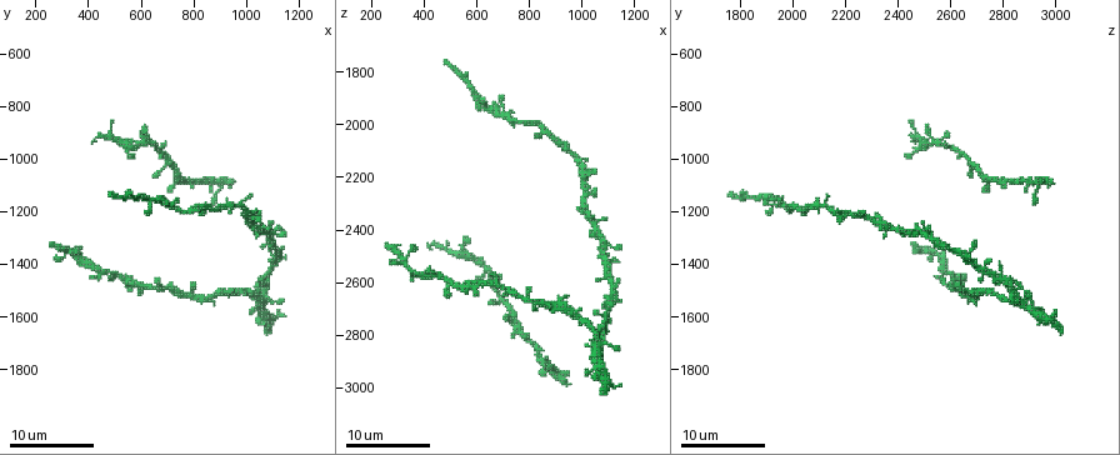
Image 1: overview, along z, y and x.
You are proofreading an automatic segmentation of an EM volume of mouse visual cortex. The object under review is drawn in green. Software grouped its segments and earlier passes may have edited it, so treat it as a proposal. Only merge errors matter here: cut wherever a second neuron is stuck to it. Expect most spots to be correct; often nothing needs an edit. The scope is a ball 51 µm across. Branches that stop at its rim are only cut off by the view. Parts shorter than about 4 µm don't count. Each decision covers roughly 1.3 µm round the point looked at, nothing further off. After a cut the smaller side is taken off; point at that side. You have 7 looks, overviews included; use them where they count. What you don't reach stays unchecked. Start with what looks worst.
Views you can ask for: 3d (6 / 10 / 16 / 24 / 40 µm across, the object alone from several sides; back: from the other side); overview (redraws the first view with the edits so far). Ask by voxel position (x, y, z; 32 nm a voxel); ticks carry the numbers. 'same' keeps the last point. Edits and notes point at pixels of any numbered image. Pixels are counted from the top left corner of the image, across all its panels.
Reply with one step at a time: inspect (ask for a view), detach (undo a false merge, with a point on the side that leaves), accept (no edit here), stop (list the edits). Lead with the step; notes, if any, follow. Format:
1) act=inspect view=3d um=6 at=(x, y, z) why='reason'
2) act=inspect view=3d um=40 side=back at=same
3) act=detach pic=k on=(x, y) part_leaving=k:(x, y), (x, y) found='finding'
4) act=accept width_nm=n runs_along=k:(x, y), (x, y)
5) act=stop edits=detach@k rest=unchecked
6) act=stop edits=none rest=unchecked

act=inspect view=3d um=24 at=(1120, 1370, 2660)

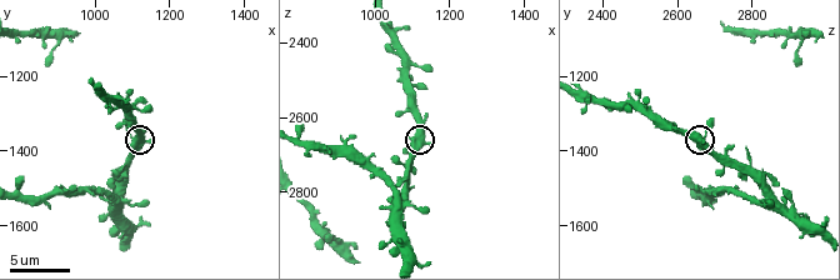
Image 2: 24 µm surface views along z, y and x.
act=inspect view=3d um=10 at=(1120, 1360, 2650) why='zoom in'

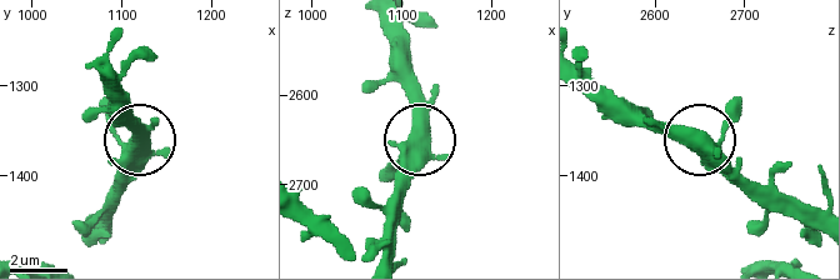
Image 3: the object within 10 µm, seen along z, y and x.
act=accept side_arm_um=41 runs_along=3:(404, 140), (418, 133), (418, 78) found='all the same neuron'

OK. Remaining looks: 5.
act=inspect view=3d um=10 at=(1060, 1530, 2820) why='a fork'

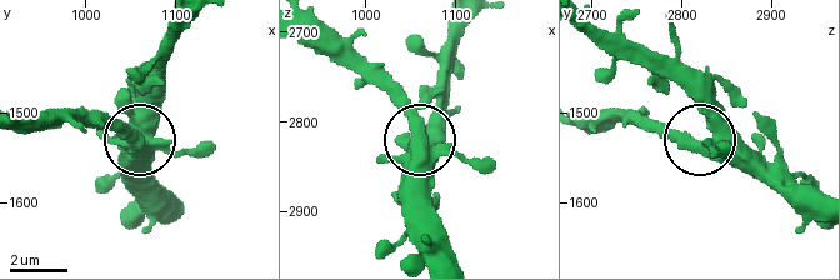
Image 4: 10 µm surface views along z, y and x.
act=inspect view=3d um=10 side=back at=(1055, 1535, 2815)

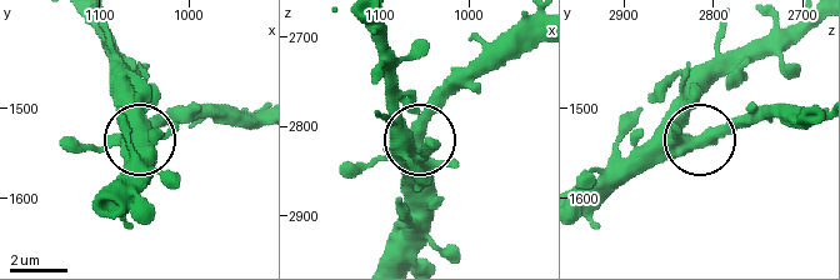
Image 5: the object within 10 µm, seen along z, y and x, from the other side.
act=accept width_nm=440 found='one neuron here'

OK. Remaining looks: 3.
act=inspect view=3d um=24 at=(710, 1020, 2680) why='two arms in line, one across'

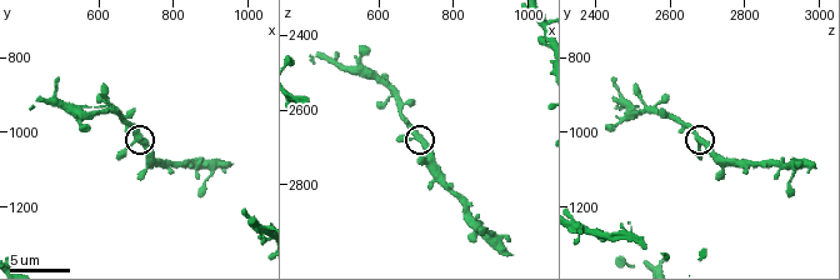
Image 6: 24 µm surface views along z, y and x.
act=inspect view=3d um=6 at=(710, 1020, 2680)

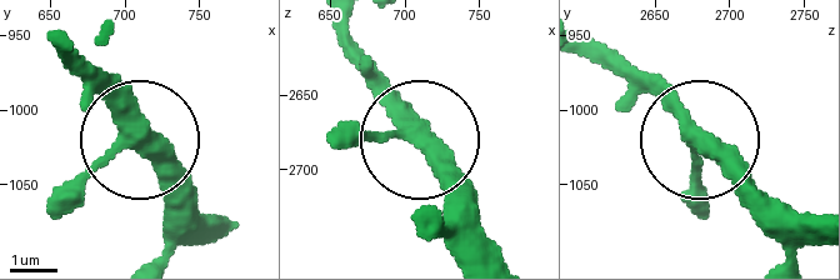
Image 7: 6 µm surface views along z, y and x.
act=accept width_nm=350 found='one neuron here'

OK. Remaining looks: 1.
act=inspect view=3d um=6 at=(630, 940, 2540) why='thick turns thin'

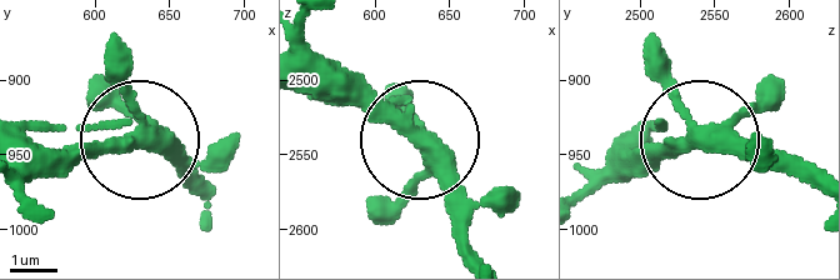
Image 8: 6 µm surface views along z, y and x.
act=accept arms=4 found='all the same neuron'

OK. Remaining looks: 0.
act=stop edits=none rest=unchecked

